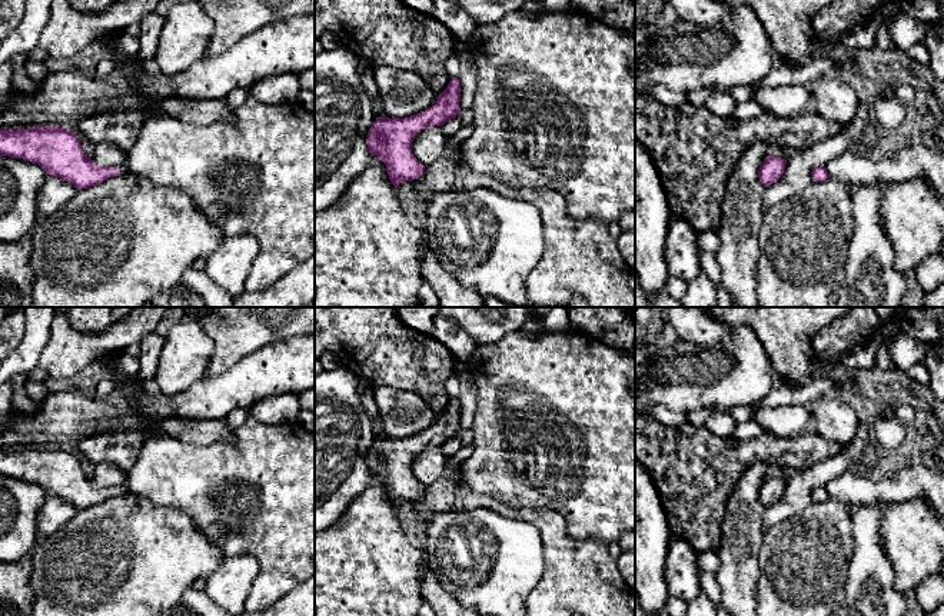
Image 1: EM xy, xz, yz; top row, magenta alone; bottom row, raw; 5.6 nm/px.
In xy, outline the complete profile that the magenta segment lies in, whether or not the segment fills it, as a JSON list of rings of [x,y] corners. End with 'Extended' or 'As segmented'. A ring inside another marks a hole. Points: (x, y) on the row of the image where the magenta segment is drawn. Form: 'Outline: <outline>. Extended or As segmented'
Outline: [[[53,124],[24,130],[1,127],[0,156],[37,163],[46,174],[62,177],[77,190],[129,173],[124,163],[114,167],[97,166],[84,154],[73,131]]]. Extended

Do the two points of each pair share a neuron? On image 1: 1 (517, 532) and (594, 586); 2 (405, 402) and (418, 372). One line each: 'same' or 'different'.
1: different
2: different

